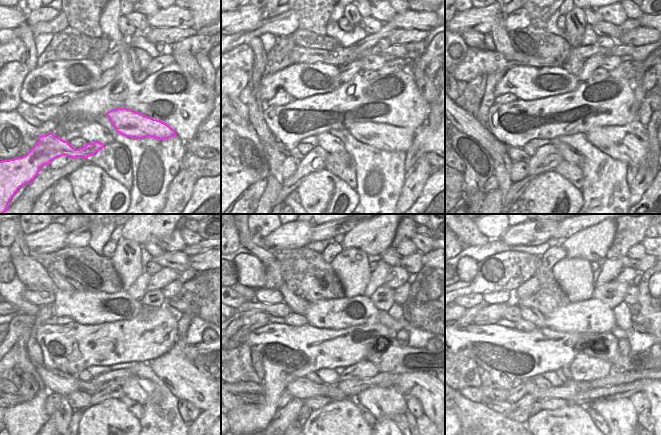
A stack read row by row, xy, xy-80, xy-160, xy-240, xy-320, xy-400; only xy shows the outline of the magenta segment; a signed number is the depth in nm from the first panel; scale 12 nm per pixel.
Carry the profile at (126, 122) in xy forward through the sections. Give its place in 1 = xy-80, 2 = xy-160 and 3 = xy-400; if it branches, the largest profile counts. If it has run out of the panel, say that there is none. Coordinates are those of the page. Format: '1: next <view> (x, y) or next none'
1: next xy-80 (385, 137)
2: next xy-160 (628, 143)
3: next xy-400 (648, 389)

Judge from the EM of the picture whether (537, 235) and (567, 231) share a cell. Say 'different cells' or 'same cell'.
different cells

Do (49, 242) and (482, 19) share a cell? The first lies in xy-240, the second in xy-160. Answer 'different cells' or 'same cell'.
same cell

